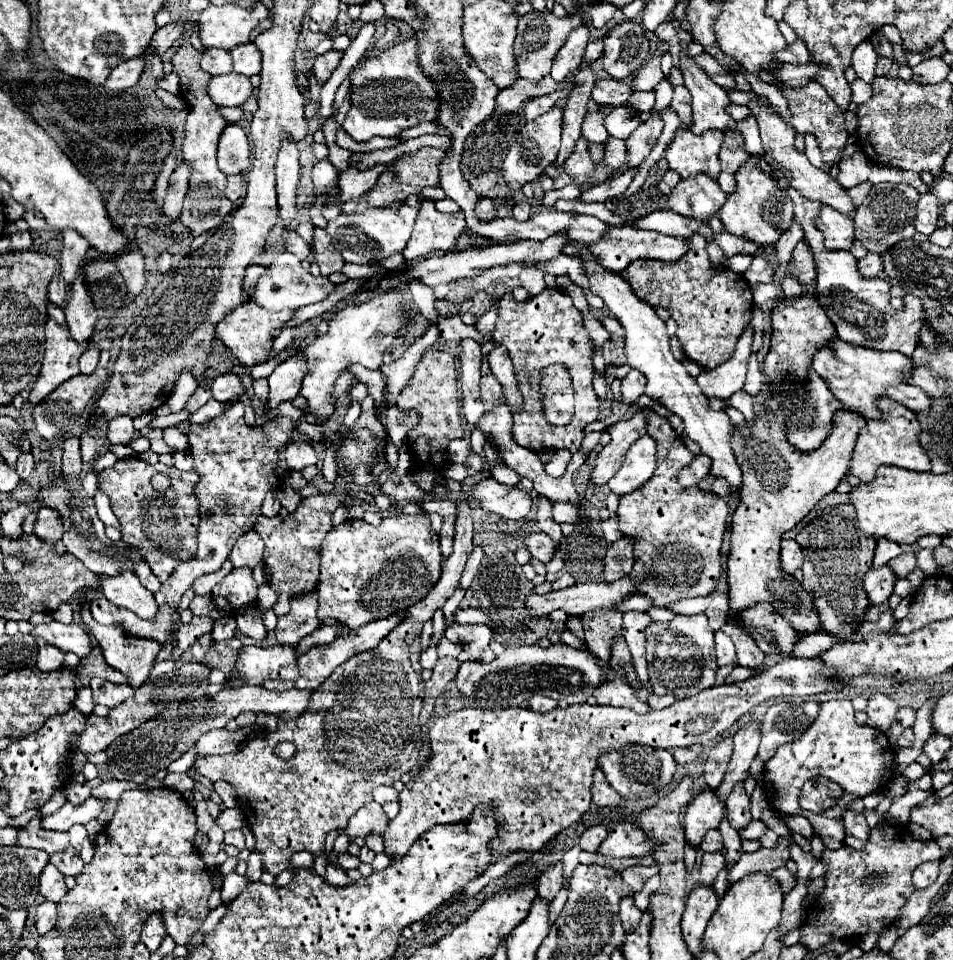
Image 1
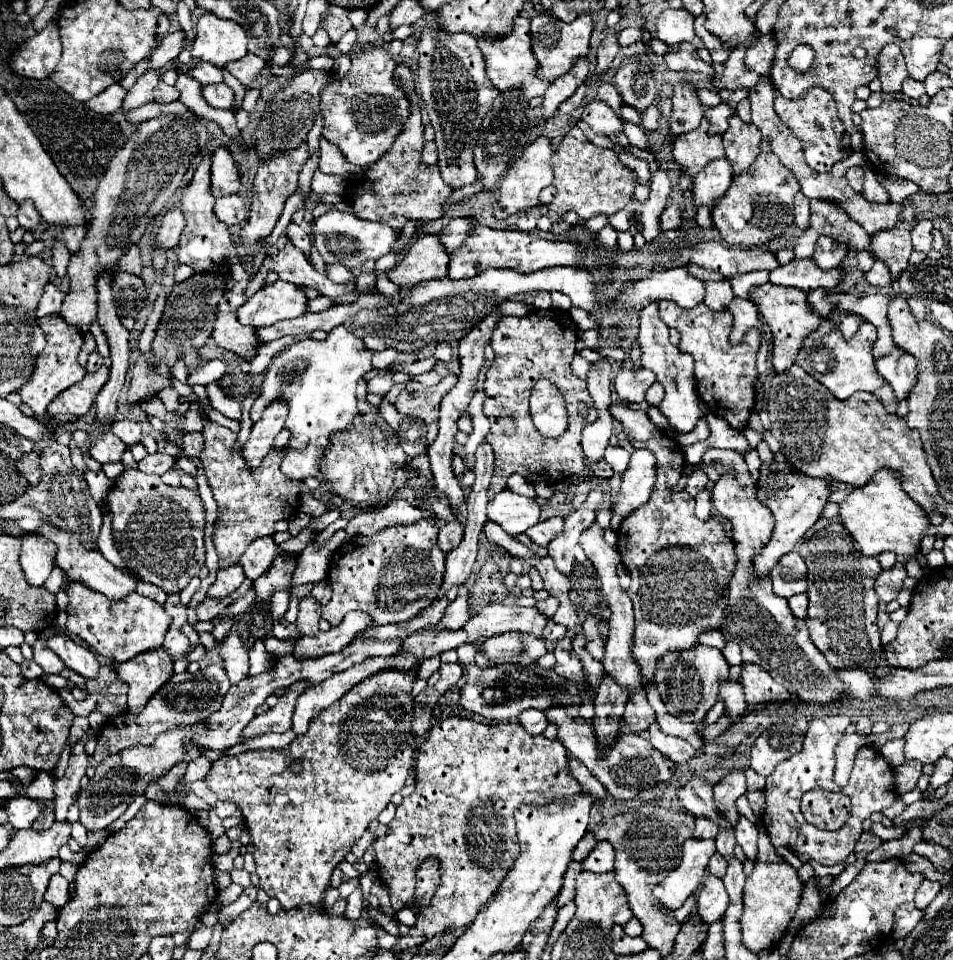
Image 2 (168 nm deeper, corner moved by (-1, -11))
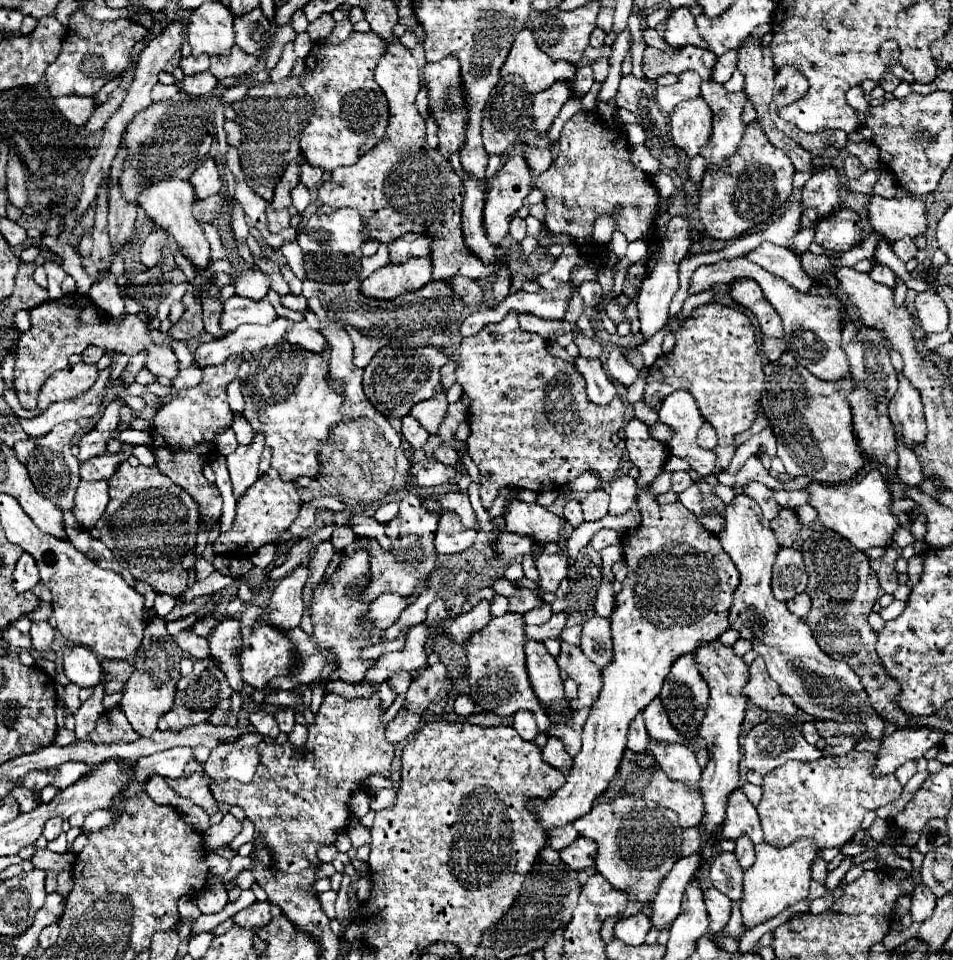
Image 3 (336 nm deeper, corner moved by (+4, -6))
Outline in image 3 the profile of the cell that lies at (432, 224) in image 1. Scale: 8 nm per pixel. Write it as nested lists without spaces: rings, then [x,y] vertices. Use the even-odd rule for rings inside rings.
[[[411,258],[397,266],[387,264],[361,282],[361,294],[375,300],[395,300],[405,292],[415,292],[431,282],[429,258]]]

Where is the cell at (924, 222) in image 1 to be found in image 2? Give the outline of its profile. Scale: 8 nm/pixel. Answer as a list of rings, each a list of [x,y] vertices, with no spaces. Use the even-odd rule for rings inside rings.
[[[920,219],[912,231],[912,245],[916,251],[932,251],[932,231],[934,223],[930,219]]]

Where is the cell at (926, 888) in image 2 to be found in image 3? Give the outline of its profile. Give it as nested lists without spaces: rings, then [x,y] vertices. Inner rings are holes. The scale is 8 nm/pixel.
[[[919,884],[911,896],[911,918],[913,918],[913,922],[925,922],[927,918],[931,918],[933,908],[935,908],[933,892],[927,886]]]

